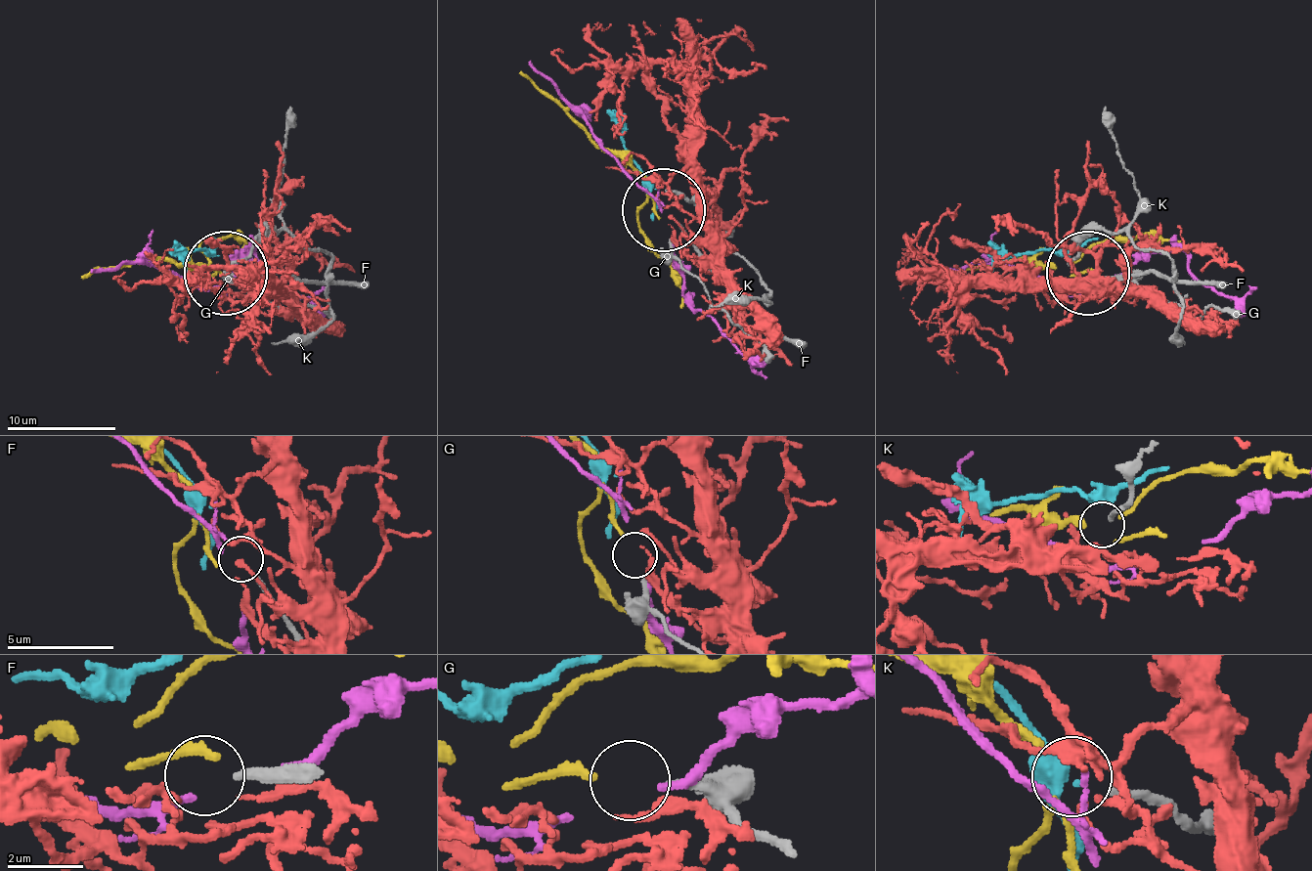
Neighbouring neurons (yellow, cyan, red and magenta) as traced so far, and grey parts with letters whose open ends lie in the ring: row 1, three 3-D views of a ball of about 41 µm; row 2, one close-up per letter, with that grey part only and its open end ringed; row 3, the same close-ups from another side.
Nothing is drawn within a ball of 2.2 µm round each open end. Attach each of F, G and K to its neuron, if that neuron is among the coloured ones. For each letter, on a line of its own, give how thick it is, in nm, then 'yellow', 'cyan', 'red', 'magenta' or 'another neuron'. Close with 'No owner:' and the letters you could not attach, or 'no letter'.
F: 240 nm | another neuron
G: 220 nm | yellow
K: 240 nm | another neuron
No owner: F, K

